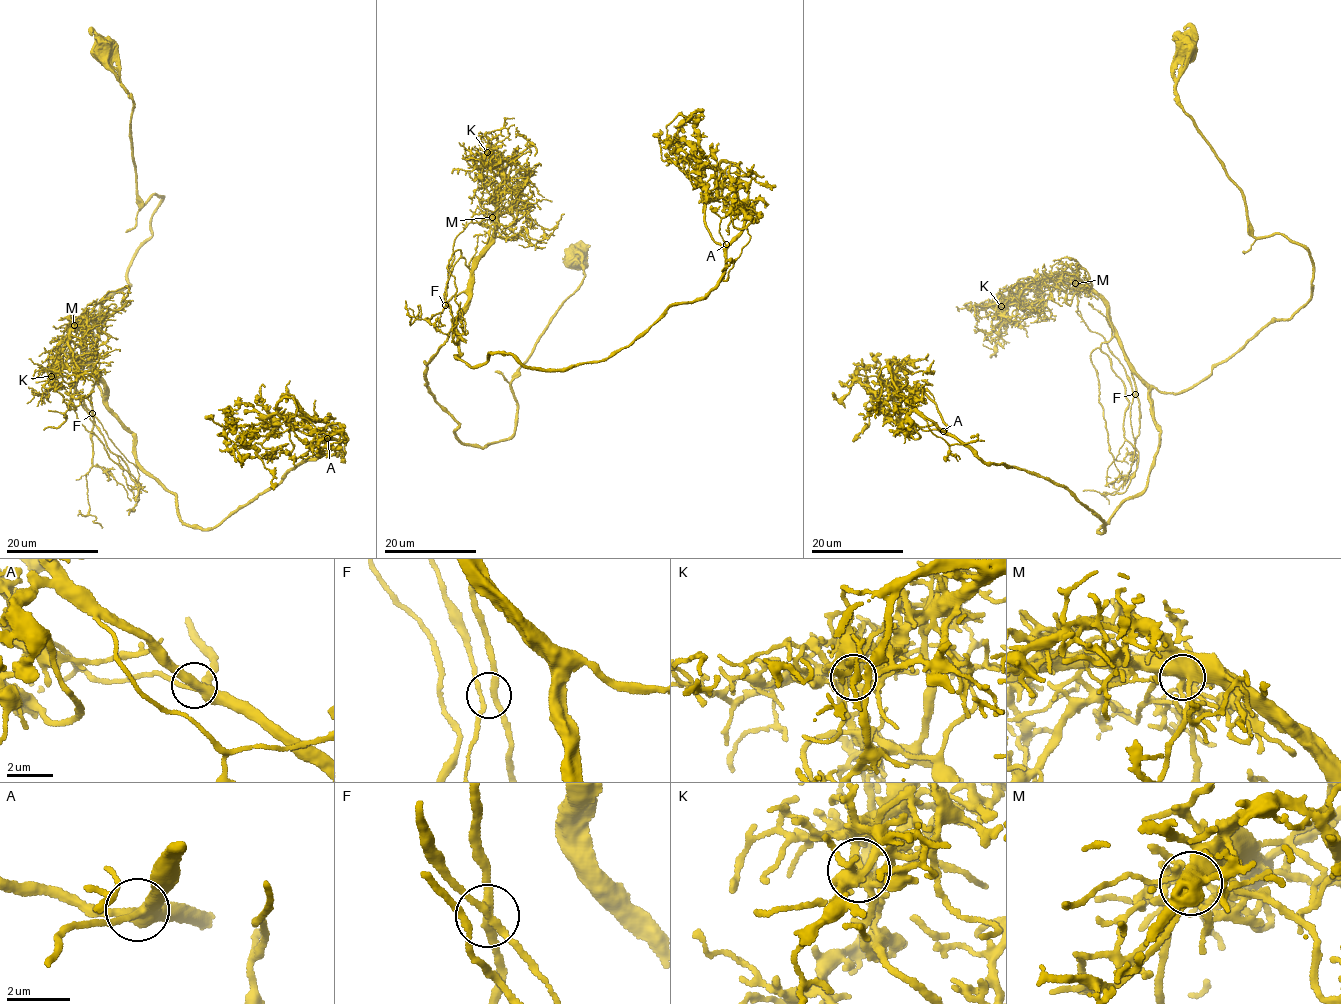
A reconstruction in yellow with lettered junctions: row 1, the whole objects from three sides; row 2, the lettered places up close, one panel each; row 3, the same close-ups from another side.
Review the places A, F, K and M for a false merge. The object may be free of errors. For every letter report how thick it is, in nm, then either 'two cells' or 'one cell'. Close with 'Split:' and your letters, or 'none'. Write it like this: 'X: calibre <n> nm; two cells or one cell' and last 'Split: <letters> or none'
A: calibre 320 nm; one cell
F: calibre 240 nm; one cell
K: calibre 260 nm; two cells
M: calibre 320 nm; one cell
Split: K

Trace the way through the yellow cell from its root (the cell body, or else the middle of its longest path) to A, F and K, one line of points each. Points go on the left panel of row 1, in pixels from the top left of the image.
A: (102, 48), (131, 95), (139, 208), (163, 198), (88, 350), (136, 459), (207, 528), (336, 455), (327, 438)
F: (102, 48), (131, 95), (139, 208), (163, 198), (94, 328), (92, 413)
K: (102, 48), (131, 95), (139, 208), (163, 198), (92, 333), (105, 400), (80, 322), (51, 376)

